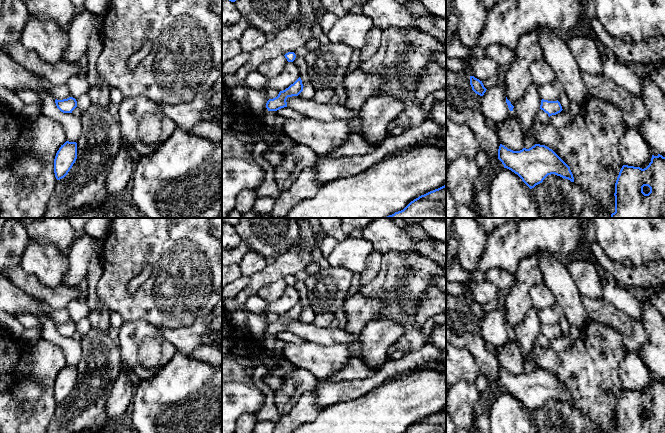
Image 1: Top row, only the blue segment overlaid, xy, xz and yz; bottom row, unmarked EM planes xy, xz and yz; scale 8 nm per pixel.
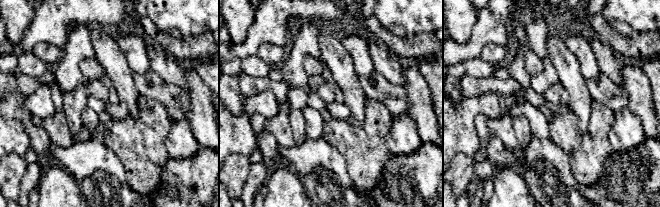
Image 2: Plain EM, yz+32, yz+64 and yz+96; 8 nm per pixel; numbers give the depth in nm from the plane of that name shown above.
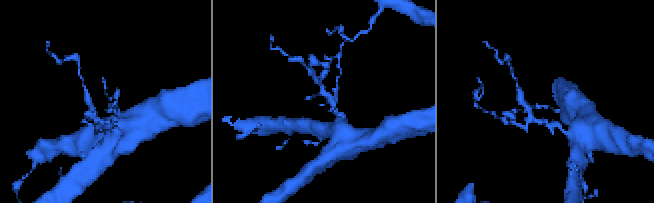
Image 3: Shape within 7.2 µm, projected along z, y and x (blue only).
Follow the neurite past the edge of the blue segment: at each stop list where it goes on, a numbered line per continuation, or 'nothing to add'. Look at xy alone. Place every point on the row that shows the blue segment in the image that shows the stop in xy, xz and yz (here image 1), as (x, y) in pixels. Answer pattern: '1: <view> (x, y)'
nothing to add

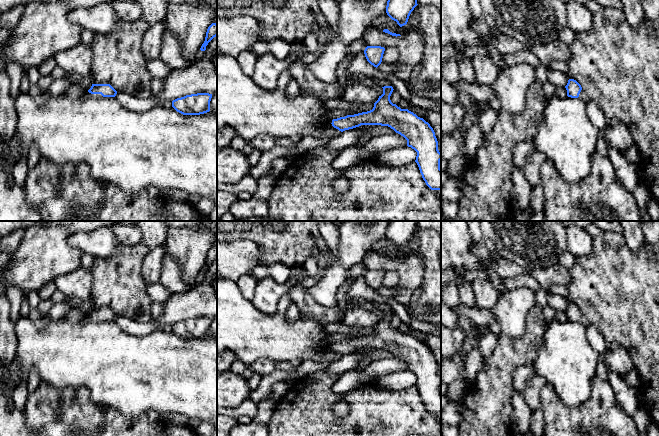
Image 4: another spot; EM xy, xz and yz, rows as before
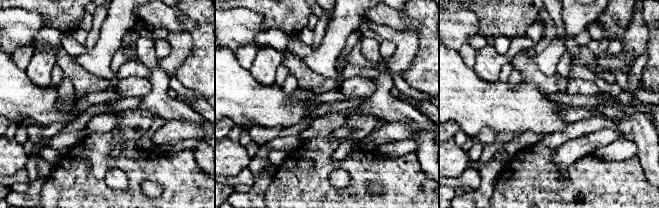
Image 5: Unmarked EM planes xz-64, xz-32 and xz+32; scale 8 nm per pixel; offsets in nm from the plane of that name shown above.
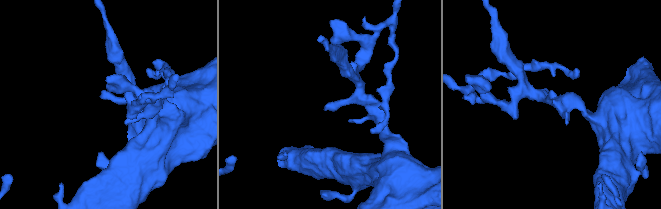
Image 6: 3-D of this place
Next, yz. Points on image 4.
1: yz (583, 96)

